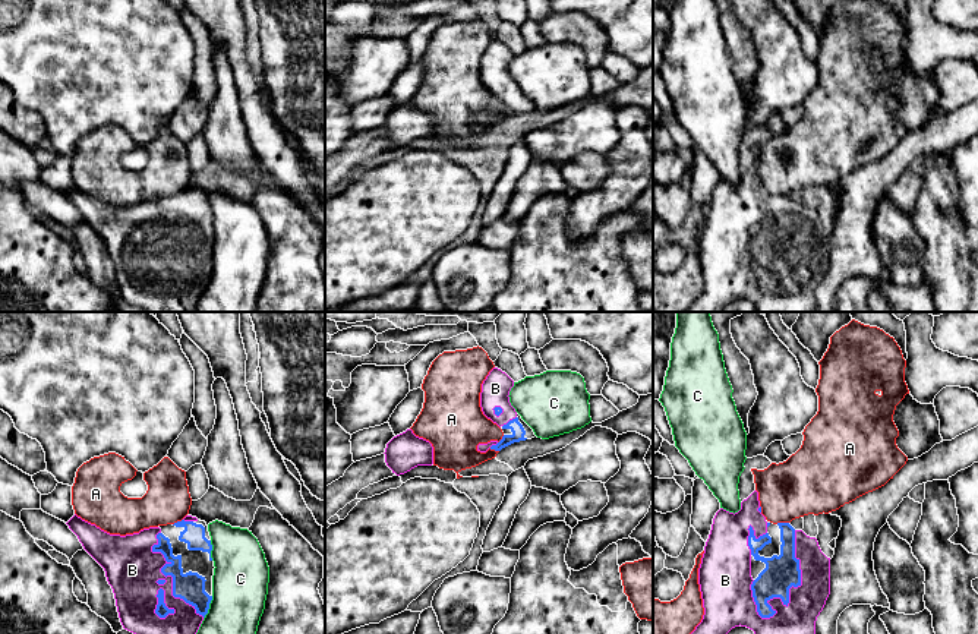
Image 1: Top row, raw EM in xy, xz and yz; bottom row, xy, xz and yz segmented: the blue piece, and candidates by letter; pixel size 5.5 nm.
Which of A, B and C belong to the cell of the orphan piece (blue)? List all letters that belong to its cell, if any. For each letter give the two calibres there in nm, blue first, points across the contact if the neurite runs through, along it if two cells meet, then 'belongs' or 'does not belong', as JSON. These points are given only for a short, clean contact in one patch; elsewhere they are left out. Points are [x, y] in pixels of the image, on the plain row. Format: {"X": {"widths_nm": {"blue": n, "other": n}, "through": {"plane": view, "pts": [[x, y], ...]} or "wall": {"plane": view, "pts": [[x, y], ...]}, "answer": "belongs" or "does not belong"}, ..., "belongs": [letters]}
{"A": {"widths_nm": {"blue": 160, "other": 320}, "wall": {"plane": "yz", "pts": [[788, 194], [776, 195]]}, "answer": "does not belong"}, "B": {"widths_nm": {"blue": 190, "other": 260}, "answer": "belongs"}, "C": {"widths_nm": {"blue": 160, "other": 320}, "answer": "does not belong"}, "belongs": ["B"]}

